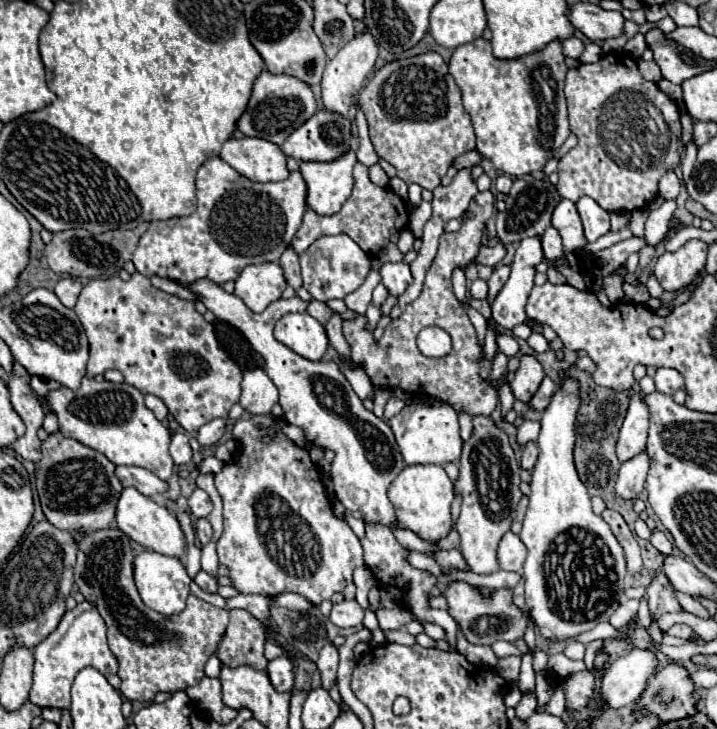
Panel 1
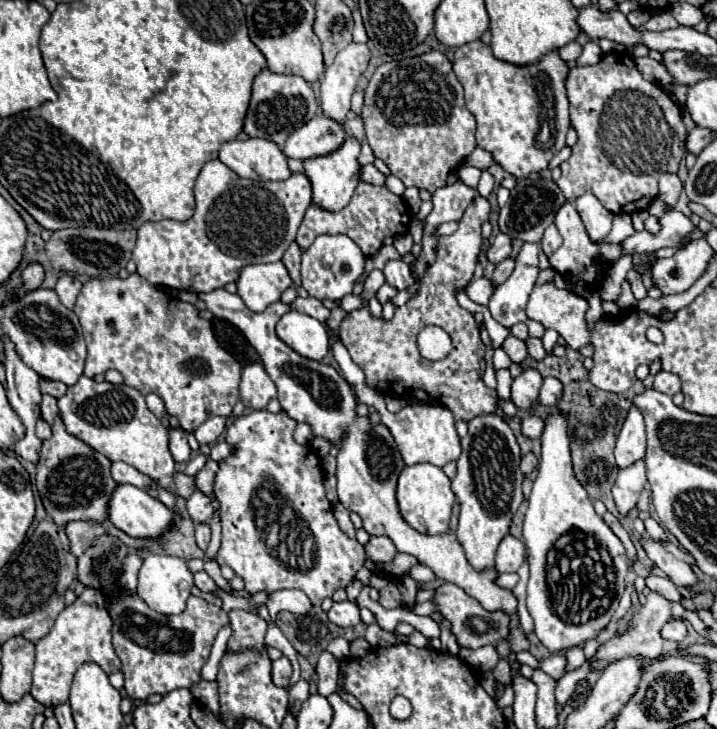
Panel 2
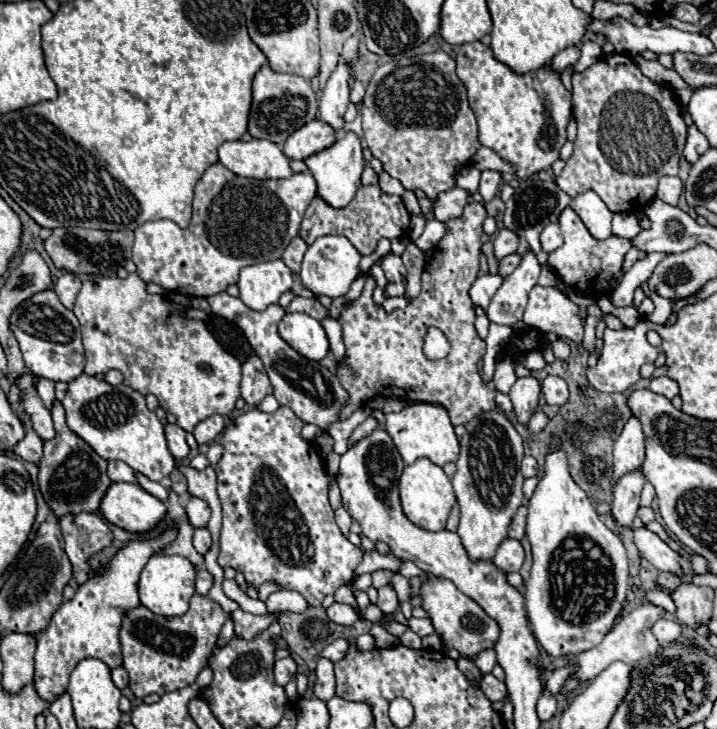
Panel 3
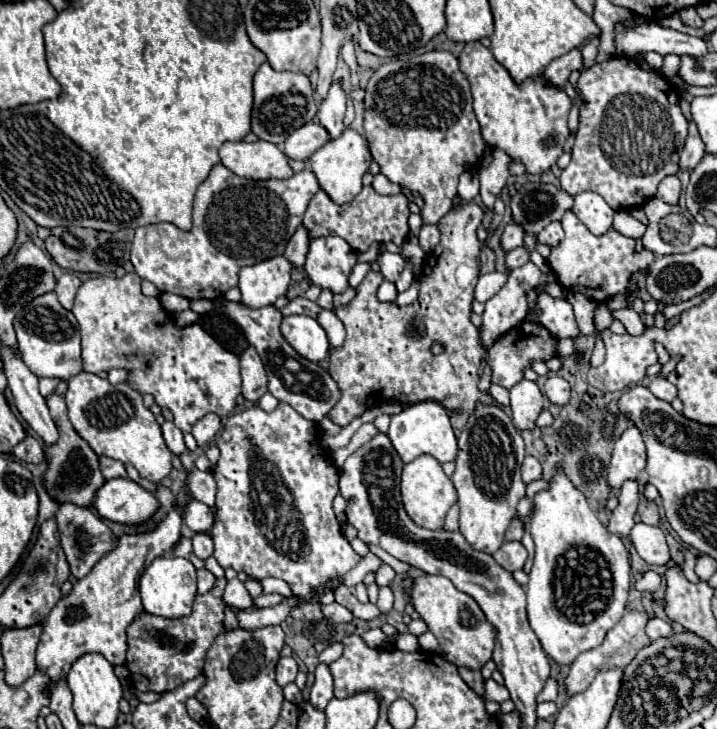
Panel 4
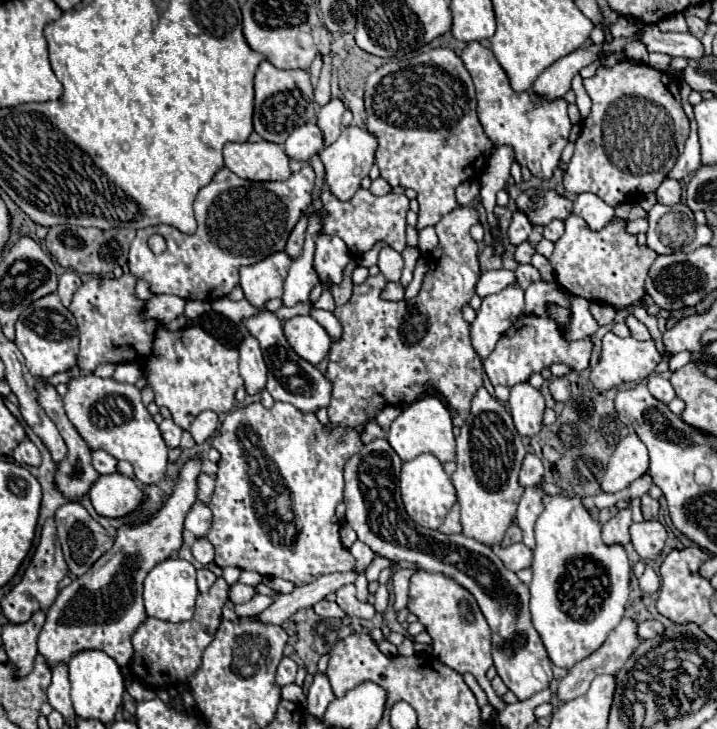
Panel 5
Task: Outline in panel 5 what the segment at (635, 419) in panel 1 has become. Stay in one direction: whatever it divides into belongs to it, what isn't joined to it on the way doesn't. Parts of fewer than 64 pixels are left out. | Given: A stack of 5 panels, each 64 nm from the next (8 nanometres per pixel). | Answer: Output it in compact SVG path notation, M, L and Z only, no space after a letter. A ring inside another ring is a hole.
M630 434L620 440L618 448L614 450L604 480L602 492L614 494L630 486L636 478L648 472L648 450L636 434Z

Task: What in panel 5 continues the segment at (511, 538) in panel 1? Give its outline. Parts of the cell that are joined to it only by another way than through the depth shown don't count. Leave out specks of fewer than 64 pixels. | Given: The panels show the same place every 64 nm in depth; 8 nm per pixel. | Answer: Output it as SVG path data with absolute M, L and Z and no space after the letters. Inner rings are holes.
M518 542L518 544L512 544L508 548L496 548L494 550L498 554L498 558L504 562L504 566L512 572L518 572L522 568L530 568L532 566L532 550Z

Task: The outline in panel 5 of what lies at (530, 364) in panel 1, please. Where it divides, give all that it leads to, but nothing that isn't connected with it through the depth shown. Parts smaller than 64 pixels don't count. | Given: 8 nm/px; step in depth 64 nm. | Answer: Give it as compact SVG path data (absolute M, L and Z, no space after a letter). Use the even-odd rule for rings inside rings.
M528 382L512 386L508 404L514 418L514 426L522 438L536 436L542 430L544 398L536 388L532 388Z

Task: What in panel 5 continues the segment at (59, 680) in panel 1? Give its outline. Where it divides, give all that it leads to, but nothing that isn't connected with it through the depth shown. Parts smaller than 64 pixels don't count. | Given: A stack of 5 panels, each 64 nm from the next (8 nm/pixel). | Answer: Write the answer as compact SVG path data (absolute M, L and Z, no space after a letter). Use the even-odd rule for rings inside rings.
M190 456L182 464L172 494L164 498L162 508L146 522L120 526L110 552L100 556L84 576L74 578L70 586L60 590L56 602L46 612L46 622L38 638L38 652L50 666L68 662L76 652L88 648L104 650L122 668L130 664L134 654L130 636L134 636L134 628L148 618L142 600L142 584L154 564L172 558L182 546L186 514L198 500L200 466L202 460L198 456Z

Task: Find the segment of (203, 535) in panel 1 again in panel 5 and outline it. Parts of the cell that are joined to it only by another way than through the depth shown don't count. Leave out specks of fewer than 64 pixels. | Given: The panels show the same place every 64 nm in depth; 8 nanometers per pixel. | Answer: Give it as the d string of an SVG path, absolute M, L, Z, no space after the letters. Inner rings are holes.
M198 538L192 546L192 554L194 558L202 564L202 566L208 566L210 562L214 562L214 548L212 544L206 540L206 538Z

